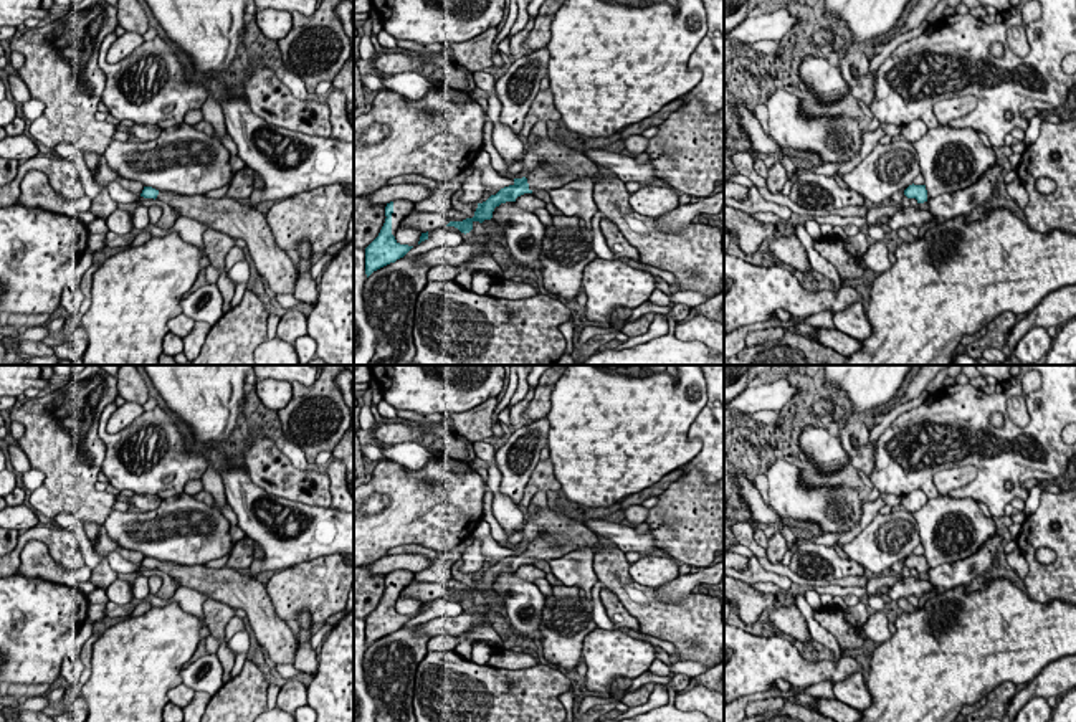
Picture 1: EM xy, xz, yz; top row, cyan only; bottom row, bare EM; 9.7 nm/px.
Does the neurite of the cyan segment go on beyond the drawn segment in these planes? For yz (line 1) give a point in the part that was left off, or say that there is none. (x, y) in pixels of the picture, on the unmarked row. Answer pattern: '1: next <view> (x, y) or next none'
1: next none

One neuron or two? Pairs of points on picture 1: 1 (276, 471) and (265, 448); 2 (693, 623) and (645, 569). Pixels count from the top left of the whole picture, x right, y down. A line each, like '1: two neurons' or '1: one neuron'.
1: one neuron
2: two neurons

